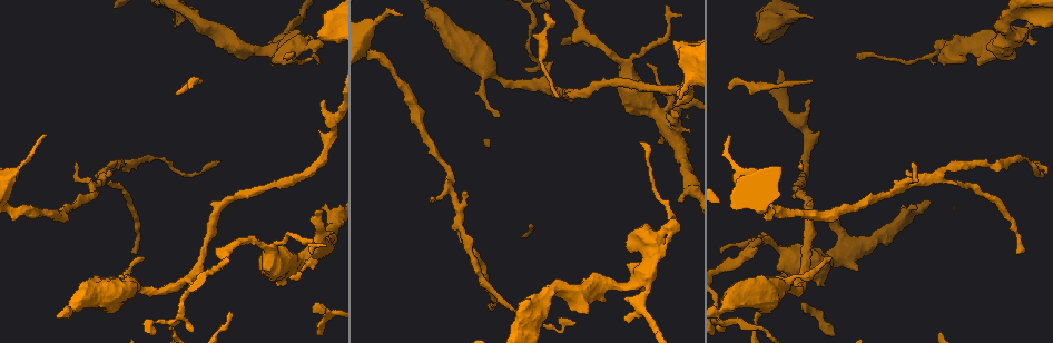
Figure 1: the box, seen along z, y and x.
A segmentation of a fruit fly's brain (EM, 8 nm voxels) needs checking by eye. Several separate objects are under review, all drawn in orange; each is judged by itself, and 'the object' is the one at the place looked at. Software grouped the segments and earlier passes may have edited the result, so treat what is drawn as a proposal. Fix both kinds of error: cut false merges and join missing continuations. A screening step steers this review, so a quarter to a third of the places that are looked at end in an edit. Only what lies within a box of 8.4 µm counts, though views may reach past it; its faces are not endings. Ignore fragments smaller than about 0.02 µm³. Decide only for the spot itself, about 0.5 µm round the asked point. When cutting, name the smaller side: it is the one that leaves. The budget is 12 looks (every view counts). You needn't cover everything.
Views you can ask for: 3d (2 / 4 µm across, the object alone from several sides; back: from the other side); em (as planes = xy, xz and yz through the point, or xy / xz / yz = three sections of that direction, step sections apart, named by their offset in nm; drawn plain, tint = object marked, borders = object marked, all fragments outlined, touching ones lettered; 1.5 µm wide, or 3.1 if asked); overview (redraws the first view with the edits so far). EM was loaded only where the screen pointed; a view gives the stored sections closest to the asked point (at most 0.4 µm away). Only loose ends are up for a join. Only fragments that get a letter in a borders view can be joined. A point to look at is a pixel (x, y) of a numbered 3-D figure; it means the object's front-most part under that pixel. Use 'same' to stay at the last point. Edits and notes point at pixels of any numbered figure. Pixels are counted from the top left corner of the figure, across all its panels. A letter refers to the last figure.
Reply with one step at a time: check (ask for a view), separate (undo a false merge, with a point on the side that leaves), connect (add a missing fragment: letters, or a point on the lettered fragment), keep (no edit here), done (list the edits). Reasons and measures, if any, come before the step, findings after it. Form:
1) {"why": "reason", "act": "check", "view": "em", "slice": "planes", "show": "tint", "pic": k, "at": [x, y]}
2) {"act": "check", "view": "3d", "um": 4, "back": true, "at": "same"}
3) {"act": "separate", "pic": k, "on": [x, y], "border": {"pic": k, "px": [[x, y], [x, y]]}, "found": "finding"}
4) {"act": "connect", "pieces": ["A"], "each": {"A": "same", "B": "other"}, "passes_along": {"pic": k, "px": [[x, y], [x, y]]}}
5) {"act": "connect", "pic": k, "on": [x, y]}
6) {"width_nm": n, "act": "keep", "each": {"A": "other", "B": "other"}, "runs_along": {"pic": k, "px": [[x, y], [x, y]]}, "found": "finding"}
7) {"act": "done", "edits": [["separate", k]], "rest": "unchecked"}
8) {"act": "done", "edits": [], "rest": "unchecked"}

{"why": "an open end", "act": "check", "view": "em", "slice": "planes", "show": "borders", "pic": 1, "at": [219, 162]}

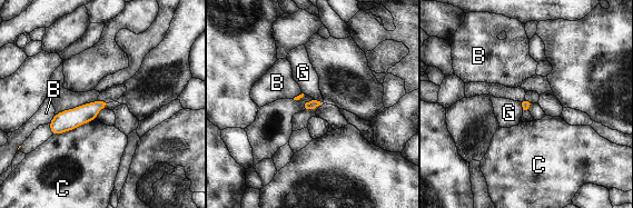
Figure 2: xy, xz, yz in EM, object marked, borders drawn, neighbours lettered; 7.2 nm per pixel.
{"act": "keep", "each": {"B": "other", "C": "other", "G": "other"}, "runs_along": {"pic": 2, "px": [[101, 105], [63, 121], [53, 131]]}, "found": "none of them fits"}

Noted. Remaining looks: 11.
{"why": "free end", "act": "check", "view": "3d", "um": 2, "pic": 1, "at": [316, 212]}

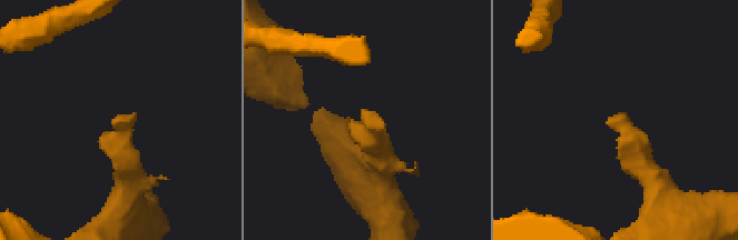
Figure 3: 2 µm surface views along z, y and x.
{"why": "need the tissue", "act": "check", "view": "em", "slice": "xy", "step": 8, "show": "borders", "pic": 3, "at": [364, 111]}

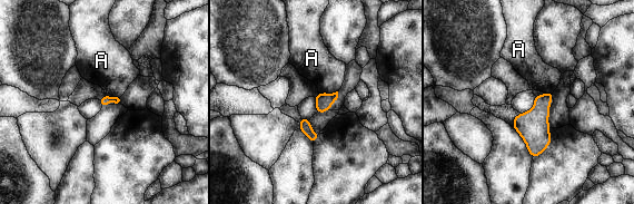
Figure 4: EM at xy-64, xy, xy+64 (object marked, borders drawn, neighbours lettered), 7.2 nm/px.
{"act": "check", "view": "em", "slice": "planes", "show": "borders", "at": "same"}

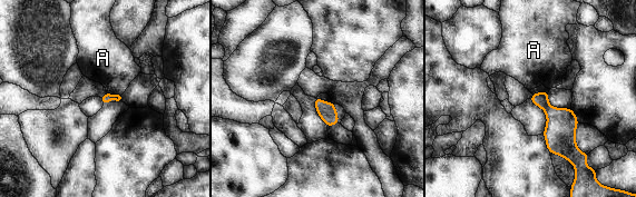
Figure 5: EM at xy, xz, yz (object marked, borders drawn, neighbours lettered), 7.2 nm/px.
{"act": "keep", "each": {"A": "other"}, "found": "none of them fits"}

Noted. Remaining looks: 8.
{"why": "an open end", "act": "check", "view": "em", "slice": "planes", "show": "plain", "pic": 1, "at": [490, 304]}

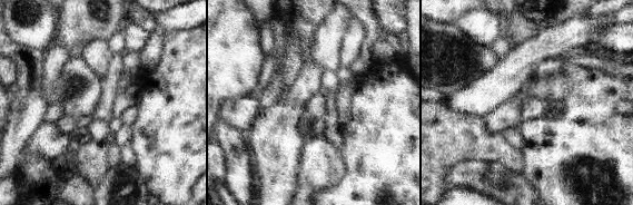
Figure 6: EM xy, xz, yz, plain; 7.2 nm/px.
{"act": "check", "view": "em", "slice": "planes", "show": "borders", "at": "same"}

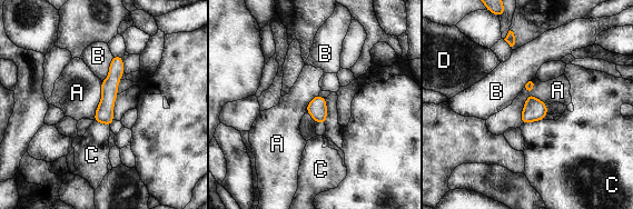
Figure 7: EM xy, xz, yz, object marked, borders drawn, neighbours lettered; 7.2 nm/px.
{"act": "keep", "each": {"A": "other", "B": "other", "C": "other", "D": "other"}, "border": {"pic": 7, "px": [[546, 103], [528, 95], [522, 123]]}, "found": "no lettered fragment goes on from it"}

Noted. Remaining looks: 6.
{"act": "check", "view": "em", "slice": "planes", "show": "borders", "pic": 1, "at": [677, 202]}

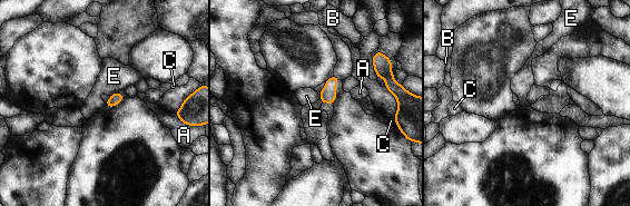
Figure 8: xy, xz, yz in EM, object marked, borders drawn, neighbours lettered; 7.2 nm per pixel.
{"act": "keep", "each": {"A": "other", "B": "other", "C": "other", "E": "other"}, "border": {"pic": 8, "px": [[118, 90], [109, 96]]}, "found": "none of them fits"}

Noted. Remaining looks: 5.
{"why": "branch stops here", "act": "check", "view": "3d", "um": 4, "back": true, "pic": 1, "at": [549, 61]}

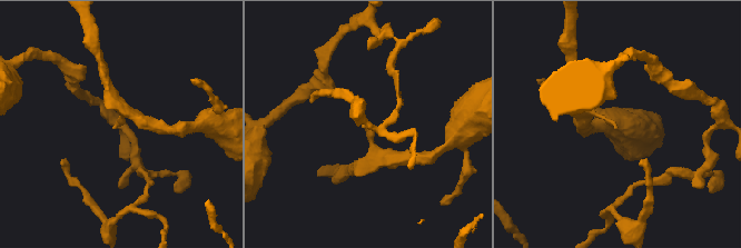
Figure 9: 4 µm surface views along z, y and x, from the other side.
{"why": "shape alone is not enough", "act": "check", "view": "em", "slice": "planes", "show": "borders", "pic": 9, "at": [115, 126]}

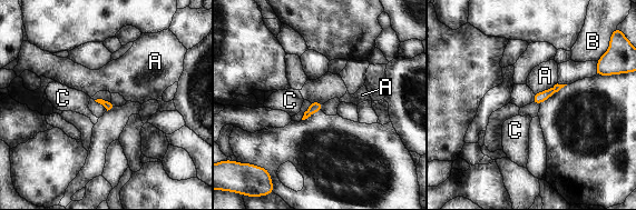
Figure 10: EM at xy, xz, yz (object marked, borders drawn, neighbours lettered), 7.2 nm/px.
{"act": "keep", "each": {"A": "other", "B": "other", "C": "other"}, "border": {"pic": 10, "px": [[557, 83], [534, 93]]}, "found": "none of them fits"}

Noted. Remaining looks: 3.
{"act": "done", "edits": [], "rest": "unchecked"}

